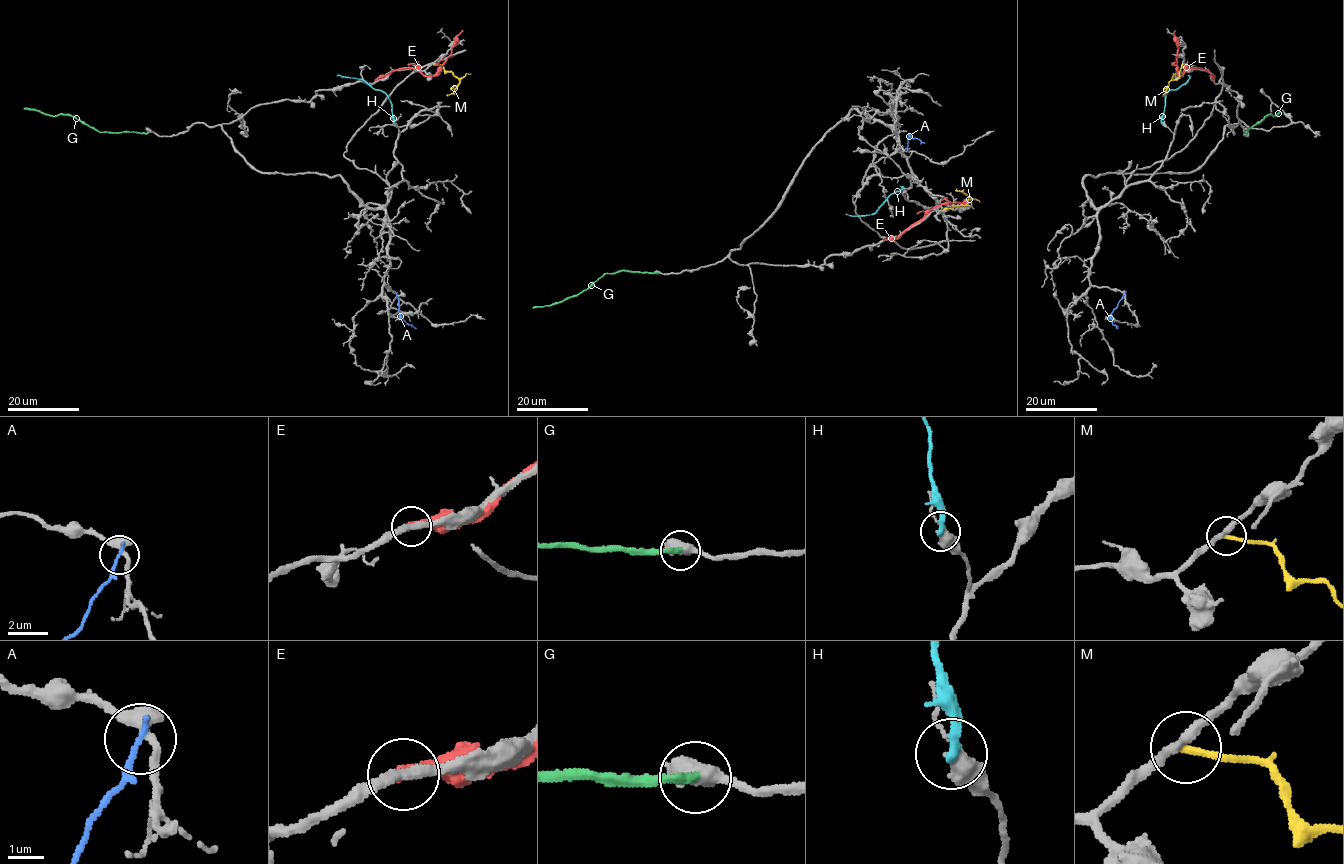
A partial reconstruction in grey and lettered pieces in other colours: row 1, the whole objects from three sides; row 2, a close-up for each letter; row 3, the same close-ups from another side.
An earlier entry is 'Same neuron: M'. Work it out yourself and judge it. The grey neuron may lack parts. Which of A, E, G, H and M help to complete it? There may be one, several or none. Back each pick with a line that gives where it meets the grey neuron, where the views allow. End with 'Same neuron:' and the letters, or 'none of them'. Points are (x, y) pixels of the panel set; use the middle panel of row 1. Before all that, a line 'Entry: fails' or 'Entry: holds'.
Entry: fails
G: Touches grey at (657, 273)
Same neuron: G

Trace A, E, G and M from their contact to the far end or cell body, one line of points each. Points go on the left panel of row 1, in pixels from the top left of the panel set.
A: (396, 294), (400, 316), (416, 328)
E: (376, 80), (393, 70), (406, 68), (416, 68), (425, 76), (434, 75), (451, 53), (454, 38), (462, 30)
G: (148, 132), (97, 131), (67, 114), (53, 116), (23, 108)
M: (434, 63), (459, 79), (456, 88), (447, 96)

